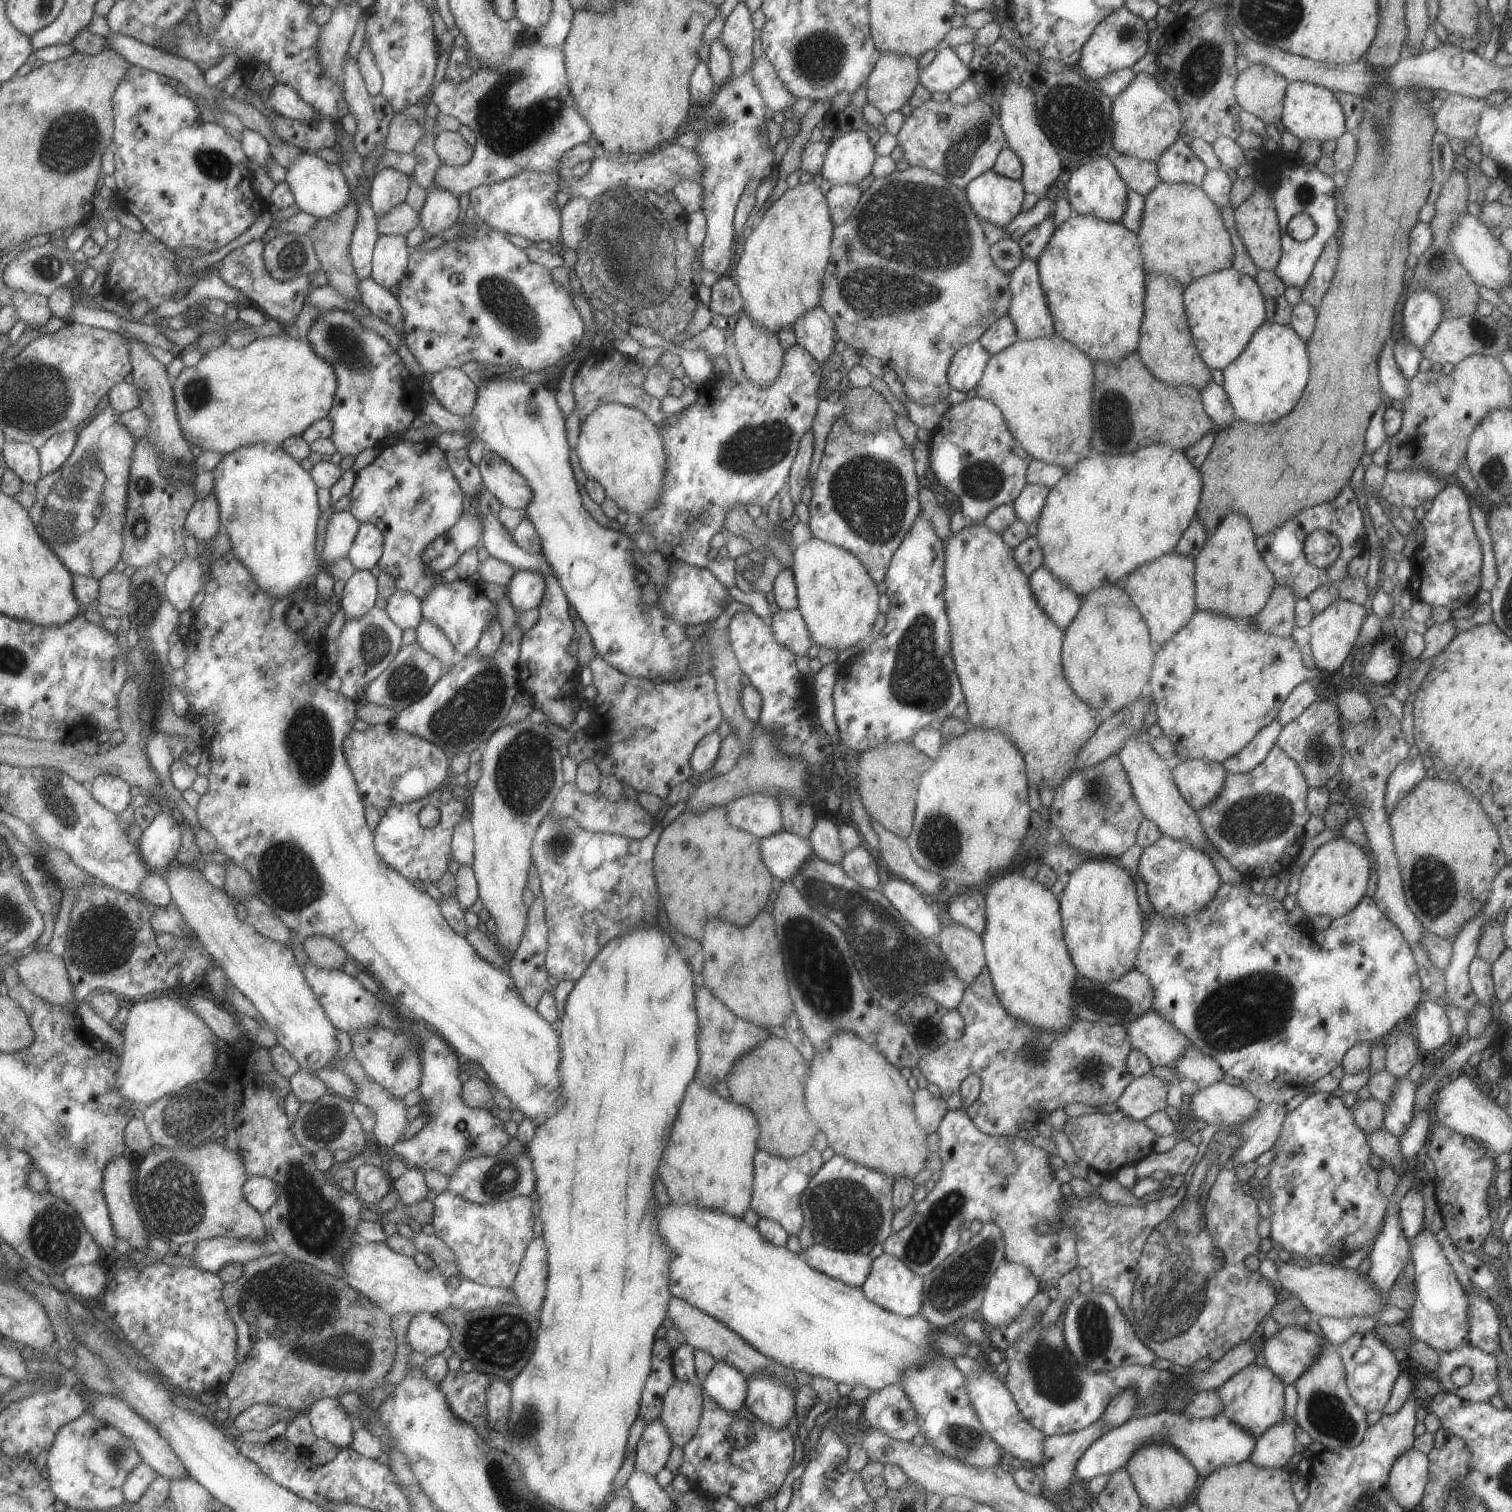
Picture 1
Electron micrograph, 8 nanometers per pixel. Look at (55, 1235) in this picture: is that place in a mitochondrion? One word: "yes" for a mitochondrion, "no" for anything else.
yes

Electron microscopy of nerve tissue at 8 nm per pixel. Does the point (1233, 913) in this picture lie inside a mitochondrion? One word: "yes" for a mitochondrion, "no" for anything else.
no

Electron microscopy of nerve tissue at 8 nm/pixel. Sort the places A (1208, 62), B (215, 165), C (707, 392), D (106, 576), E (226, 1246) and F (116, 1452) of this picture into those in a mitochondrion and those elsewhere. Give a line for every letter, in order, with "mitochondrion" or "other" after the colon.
A: mitochondrion
B: mitochondrion
C: other
D: other
E: other
F: mitochondrion

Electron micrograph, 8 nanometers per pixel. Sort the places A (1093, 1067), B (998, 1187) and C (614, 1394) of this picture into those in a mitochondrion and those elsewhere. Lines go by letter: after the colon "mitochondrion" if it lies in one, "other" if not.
A: mitochondrion
B: other
C: other

